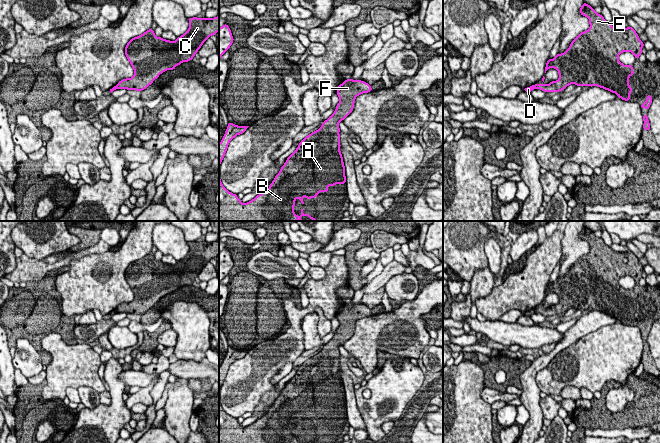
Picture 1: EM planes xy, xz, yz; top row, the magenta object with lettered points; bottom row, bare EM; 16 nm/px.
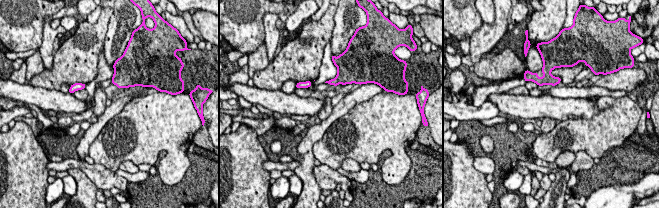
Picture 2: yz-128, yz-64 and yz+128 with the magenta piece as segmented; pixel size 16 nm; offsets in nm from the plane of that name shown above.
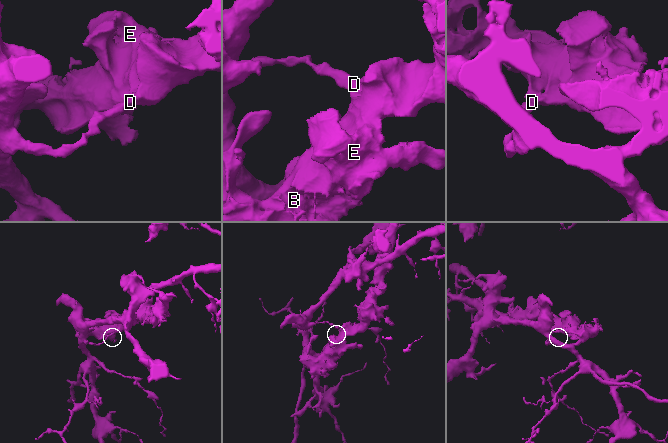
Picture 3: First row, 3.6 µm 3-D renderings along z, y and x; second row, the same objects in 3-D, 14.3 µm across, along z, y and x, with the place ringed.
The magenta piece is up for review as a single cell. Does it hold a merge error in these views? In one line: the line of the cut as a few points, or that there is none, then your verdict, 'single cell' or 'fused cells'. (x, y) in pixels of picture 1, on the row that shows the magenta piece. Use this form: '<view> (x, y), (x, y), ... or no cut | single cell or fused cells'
xz (342, 84), (338, 89) | fused cells

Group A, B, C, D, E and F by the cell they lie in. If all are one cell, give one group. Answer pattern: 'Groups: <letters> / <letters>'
Groups: A B C E F / D

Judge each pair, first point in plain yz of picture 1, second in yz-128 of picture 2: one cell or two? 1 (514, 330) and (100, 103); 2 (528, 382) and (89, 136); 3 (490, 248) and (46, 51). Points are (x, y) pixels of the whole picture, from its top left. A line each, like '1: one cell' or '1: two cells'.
1: two cells
2: one cell
3: one cell

